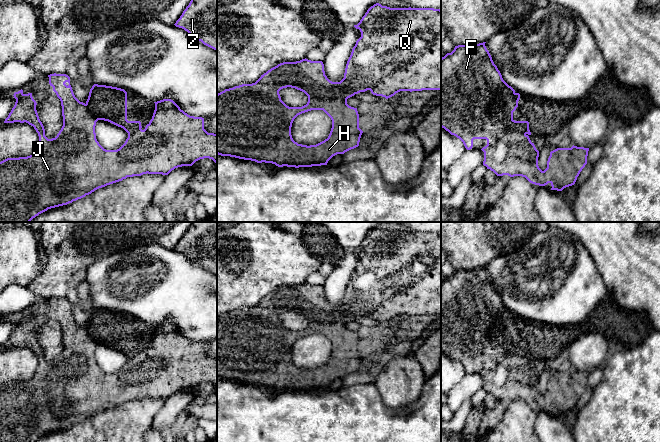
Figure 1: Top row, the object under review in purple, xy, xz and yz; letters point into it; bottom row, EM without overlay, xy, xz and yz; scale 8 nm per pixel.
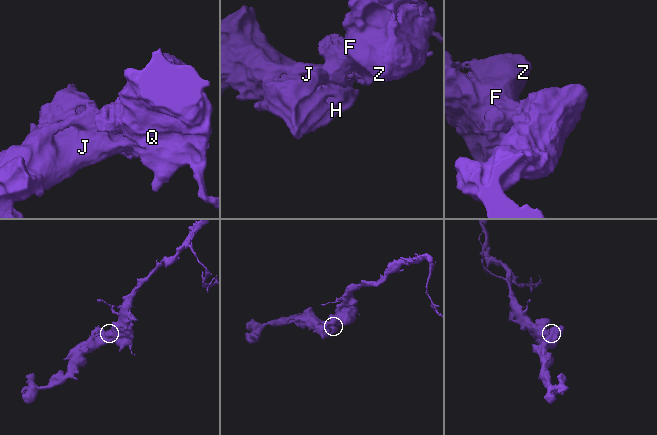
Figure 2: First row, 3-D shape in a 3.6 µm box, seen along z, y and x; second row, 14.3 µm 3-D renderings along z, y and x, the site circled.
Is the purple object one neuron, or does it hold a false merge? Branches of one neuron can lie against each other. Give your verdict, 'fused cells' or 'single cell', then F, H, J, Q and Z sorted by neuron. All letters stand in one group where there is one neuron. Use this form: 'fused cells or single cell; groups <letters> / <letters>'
single cell; groups F H J Q Z

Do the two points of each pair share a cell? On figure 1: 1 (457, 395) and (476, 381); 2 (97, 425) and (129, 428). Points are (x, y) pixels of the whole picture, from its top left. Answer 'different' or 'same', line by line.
1: same
2: same

